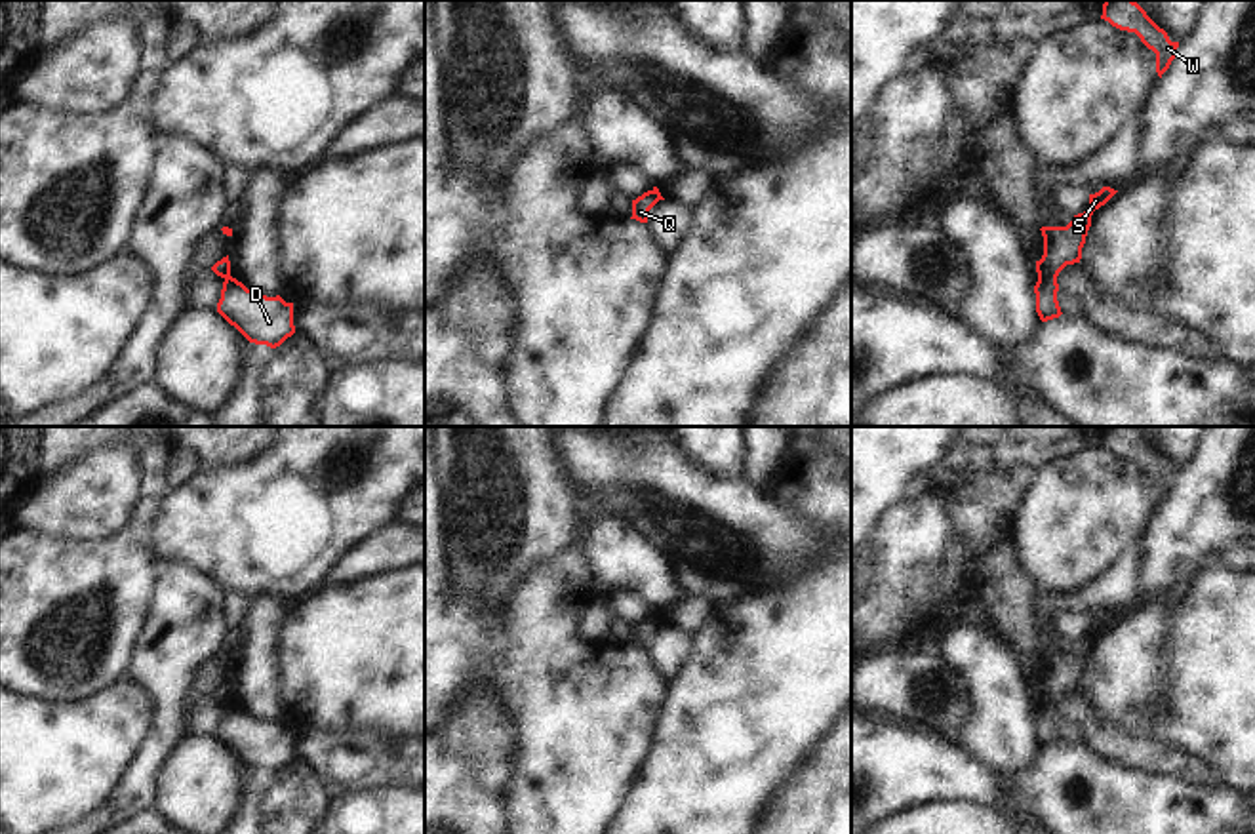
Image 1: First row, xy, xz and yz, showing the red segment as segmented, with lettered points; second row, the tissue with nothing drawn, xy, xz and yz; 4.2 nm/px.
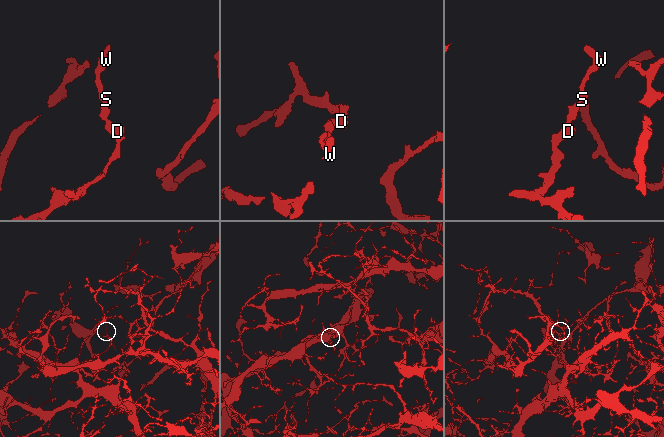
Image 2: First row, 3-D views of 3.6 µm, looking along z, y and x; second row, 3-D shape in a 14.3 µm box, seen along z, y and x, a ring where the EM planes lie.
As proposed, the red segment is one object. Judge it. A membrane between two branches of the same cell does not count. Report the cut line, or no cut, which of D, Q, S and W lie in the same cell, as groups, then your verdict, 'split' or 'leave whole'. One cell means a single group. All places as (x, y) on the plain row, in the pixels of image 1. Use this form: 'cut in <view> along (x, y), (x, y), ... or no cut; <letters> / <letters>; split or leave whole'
cut in yz along (1038, 701), (1055, 707); D / Q S W; split

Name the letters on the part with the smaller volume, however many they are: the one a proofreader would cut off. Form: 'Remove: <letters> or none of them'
Remove: Q, S, W

